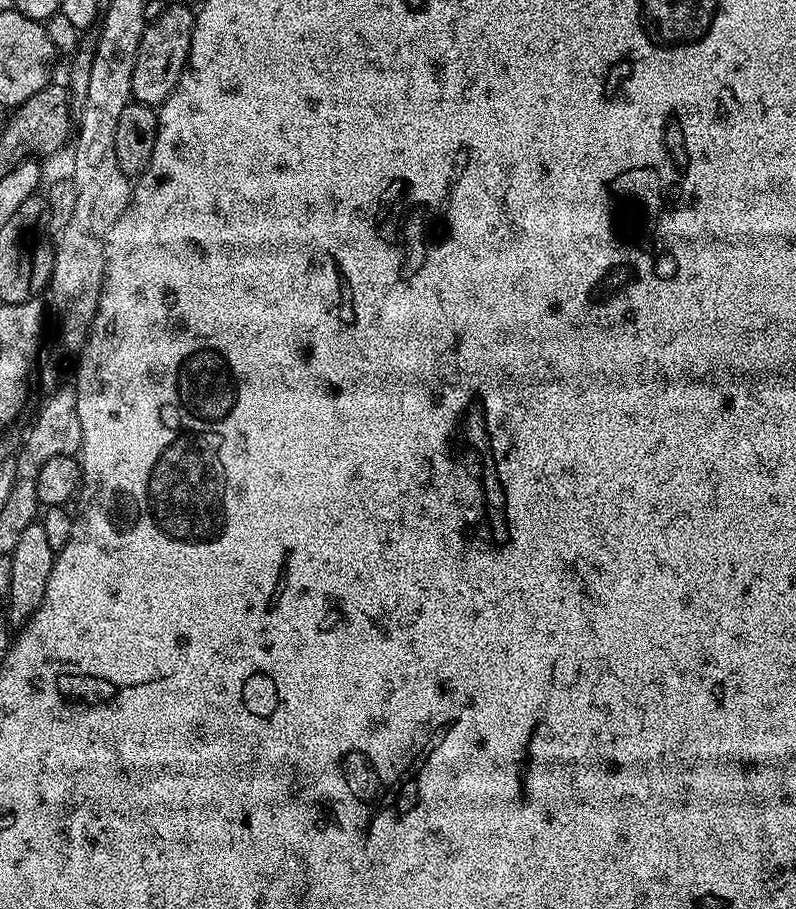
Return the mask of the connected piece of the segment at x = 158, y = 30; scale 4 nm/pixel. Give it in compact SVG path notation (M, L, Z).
M172 4L153 24L151 21L145 27L134 62L132 100L135 103L159 106L166 102L166 98L170 98L188 67L193 23L193 9L188 9L184 4Z

